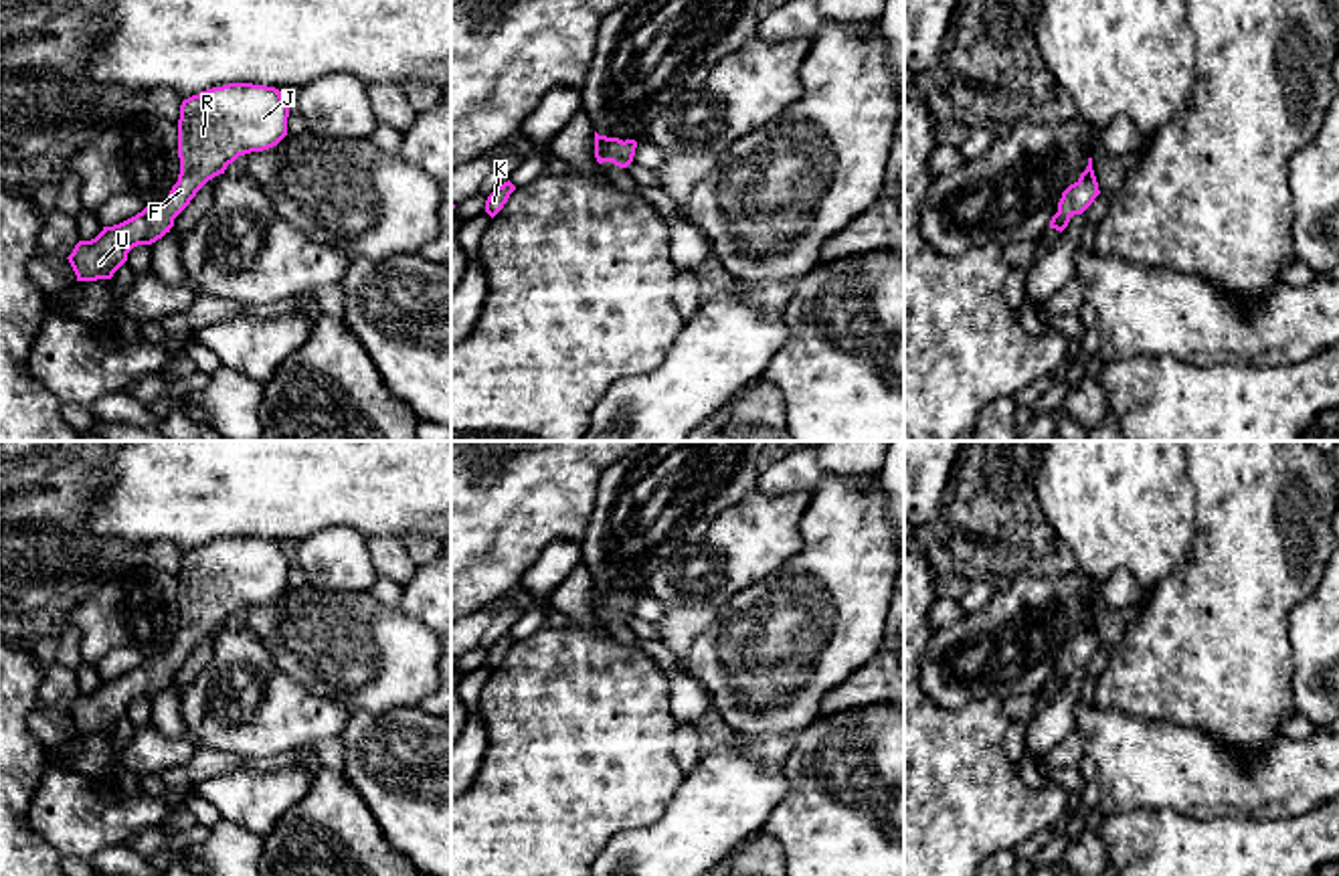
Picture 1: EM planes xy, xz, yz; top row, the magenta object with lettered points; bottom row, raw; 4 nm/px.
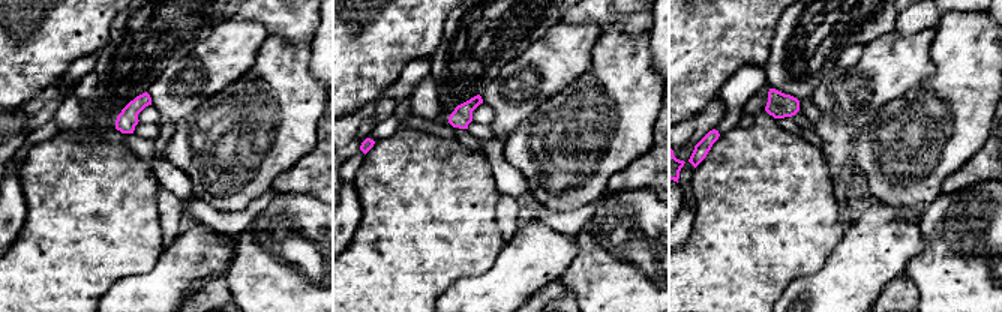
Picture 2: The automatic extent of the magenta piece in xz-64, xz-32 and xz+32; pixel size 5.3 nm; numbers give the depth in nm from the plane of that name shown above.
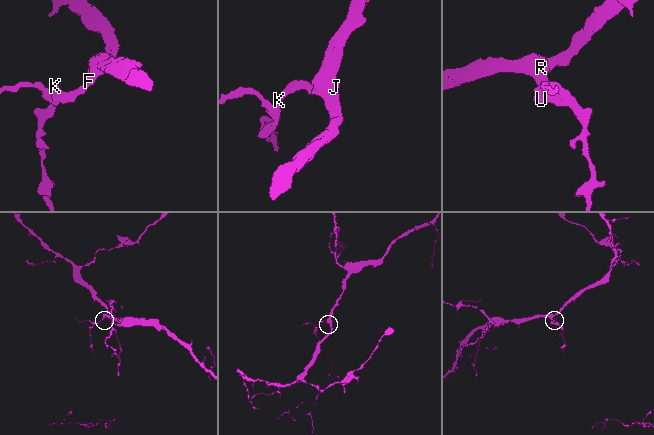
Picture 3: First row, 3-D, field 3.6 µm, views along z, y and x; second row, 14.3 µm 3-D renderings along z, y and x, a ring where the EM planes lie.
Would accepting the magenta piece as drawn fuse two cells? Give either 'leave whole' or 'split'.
leave whole

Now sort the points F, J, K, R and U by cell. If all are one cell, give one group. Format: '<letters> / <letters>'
F J K R U

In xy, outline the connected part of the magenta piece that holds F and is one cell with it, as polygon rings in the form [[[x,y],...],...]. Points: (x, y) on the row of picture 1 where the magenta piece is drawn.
[[[229,83],[200,91],[182,101],[178,119],[180,174],[168,198],[158,206],[146,206],[136,216],[103,227],[91,241],[79,241],[67,257],[77,281],[111,279],[127,261],[127,253],[138,245],[152,245],[174,227],[174,218],[190,204],[196,192],[239,156],[263,152],[277,146],[287,136],[289,107],[281,91],[267,85]]]

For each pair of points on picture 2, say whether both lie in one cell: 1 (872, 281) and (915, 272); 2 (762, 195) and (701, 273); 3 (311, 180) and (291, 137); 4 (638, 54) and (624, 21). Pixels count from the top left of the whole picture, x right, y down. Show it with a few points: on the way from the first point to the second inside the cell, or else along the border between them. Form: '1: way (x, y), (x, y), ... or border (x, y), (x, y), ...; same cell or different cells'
1: border (923, 243), (923, 249), (909, 261), (902, 273); different cells
2: way (759, 215), (720, 254); same cell
3: border (317, 126), (317, 144), (275, 180); different cells
4: border (603, 27), (618, 24), (630, 35), (650, 29); different cells

